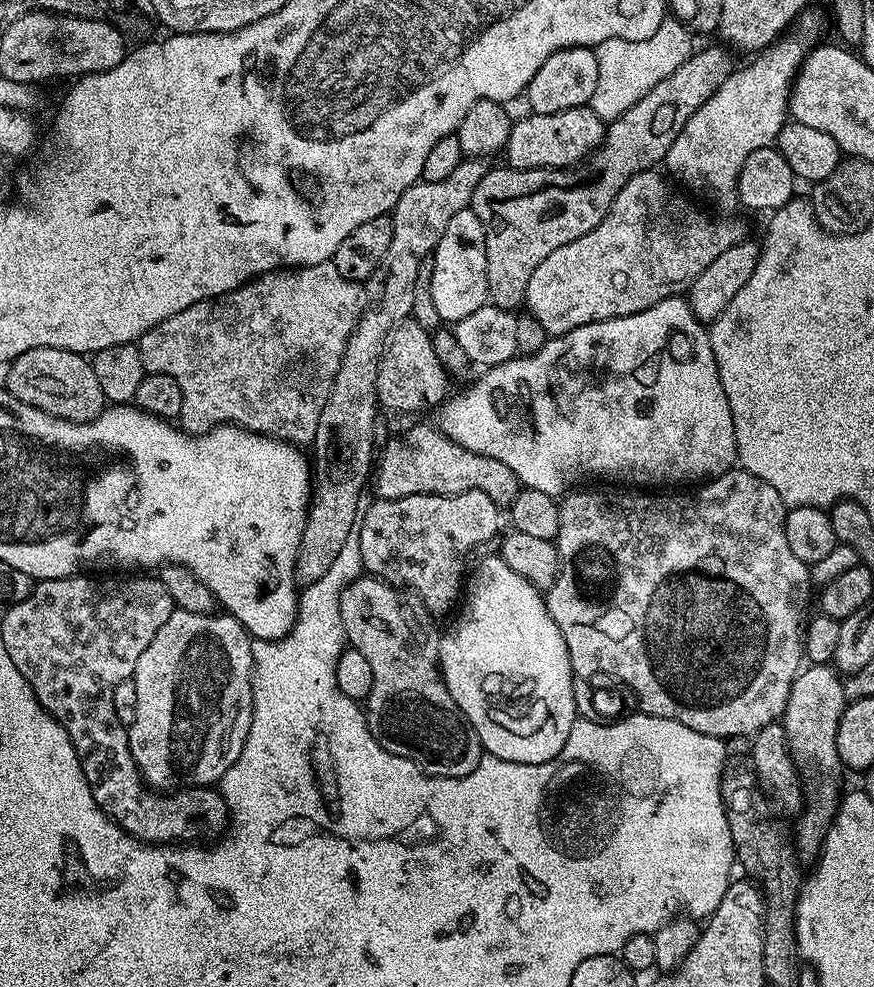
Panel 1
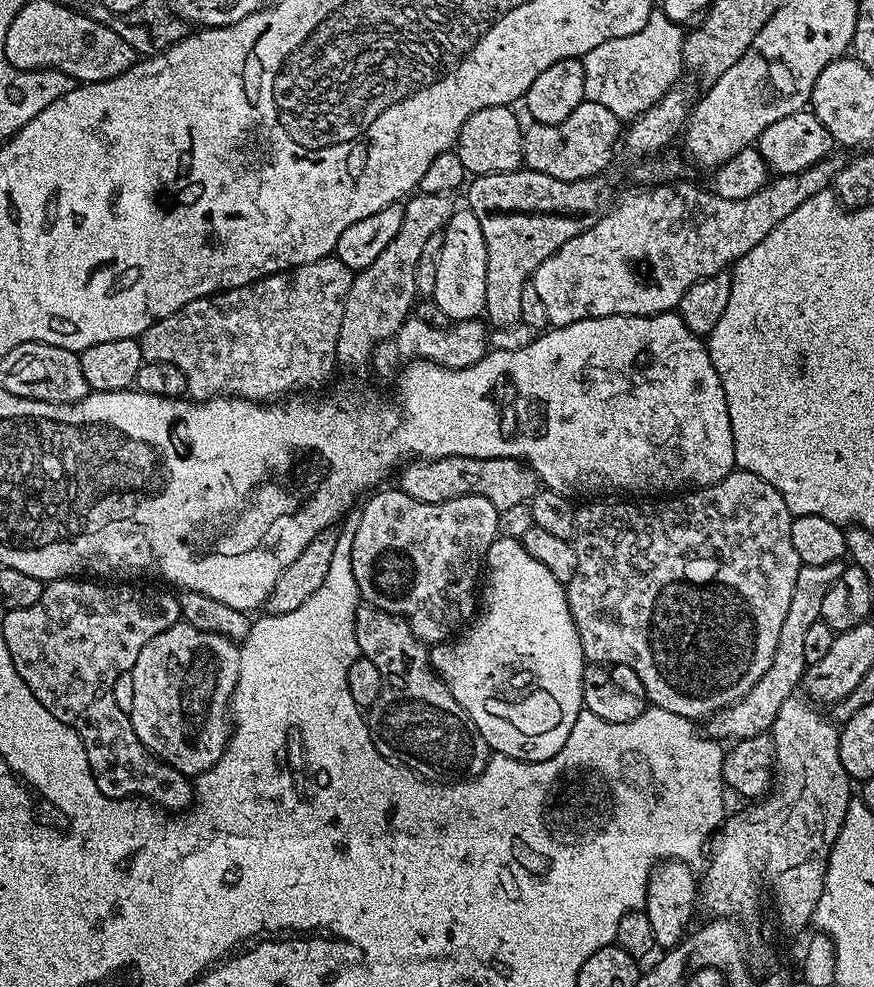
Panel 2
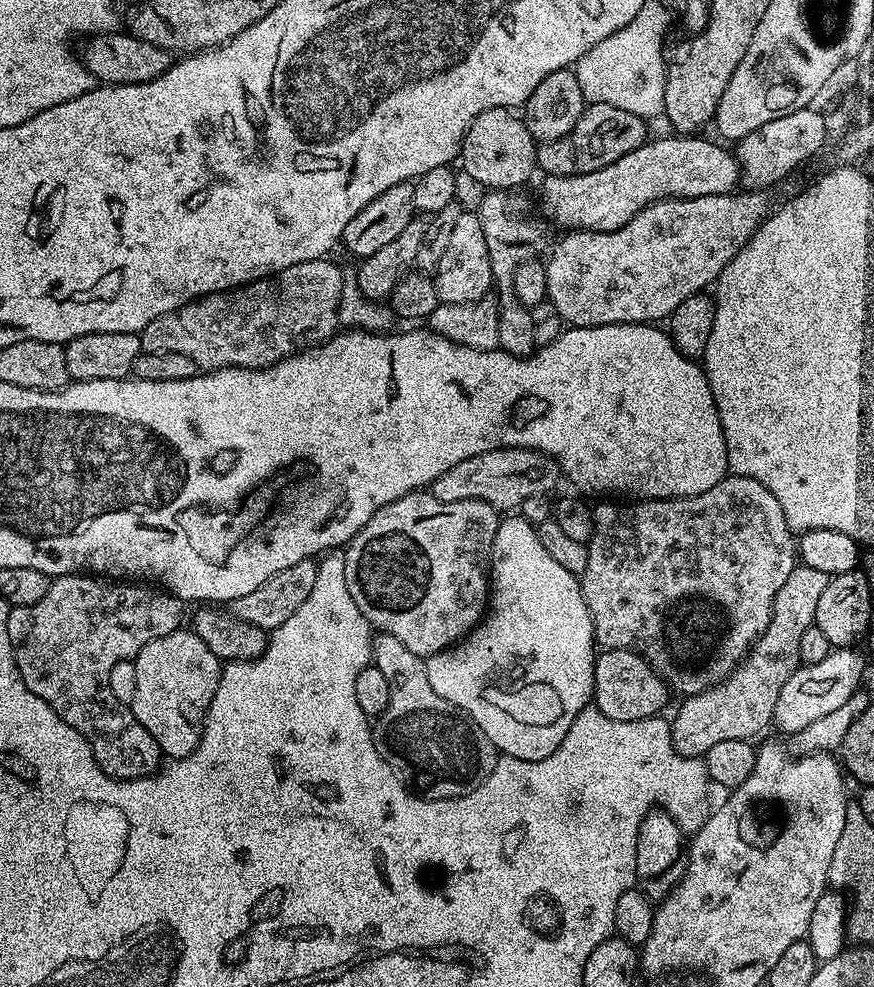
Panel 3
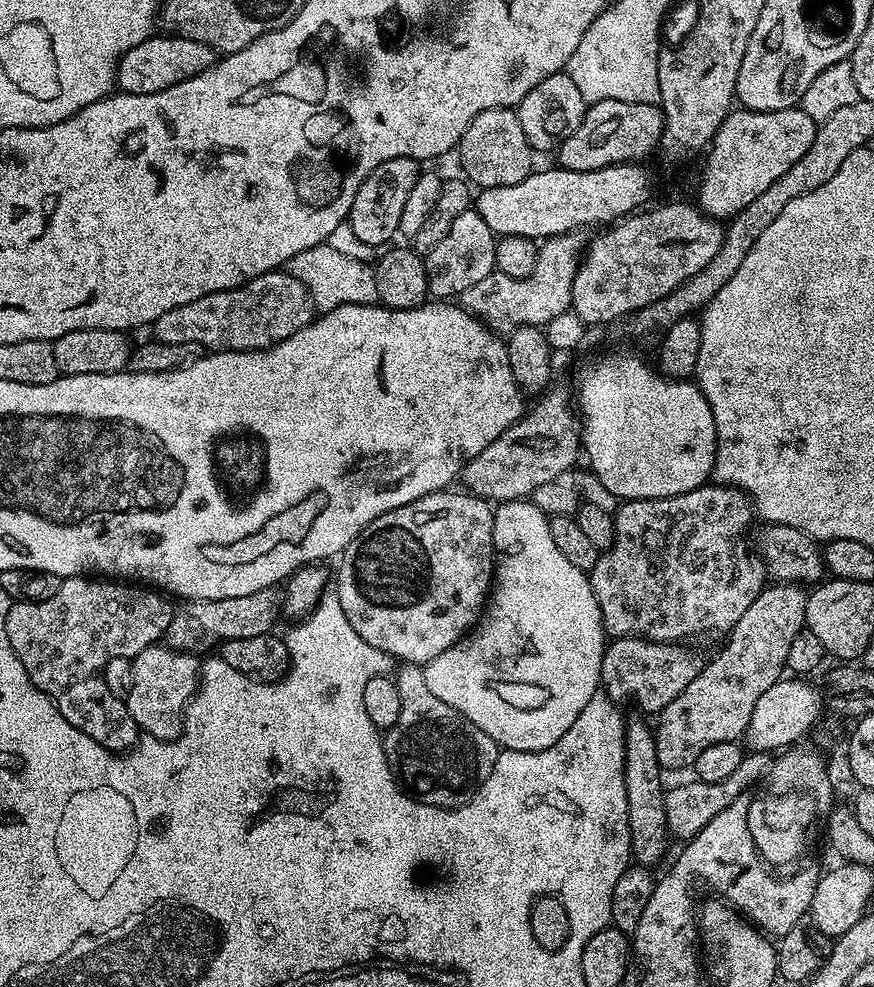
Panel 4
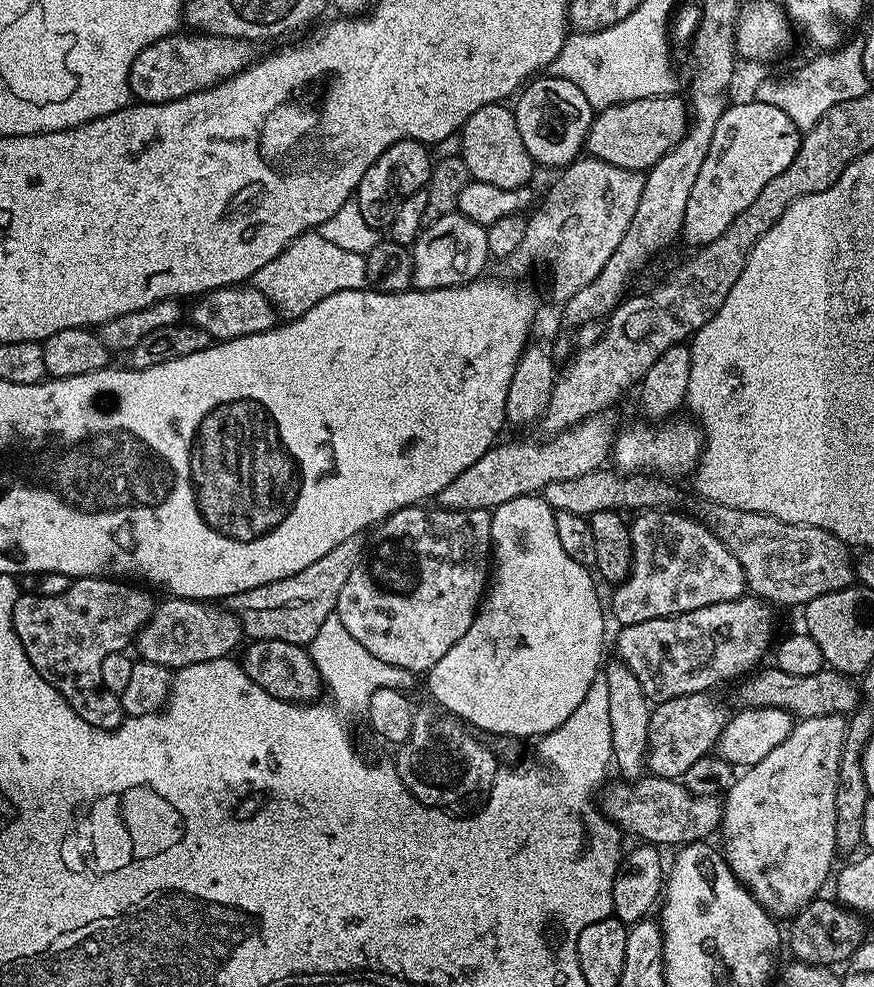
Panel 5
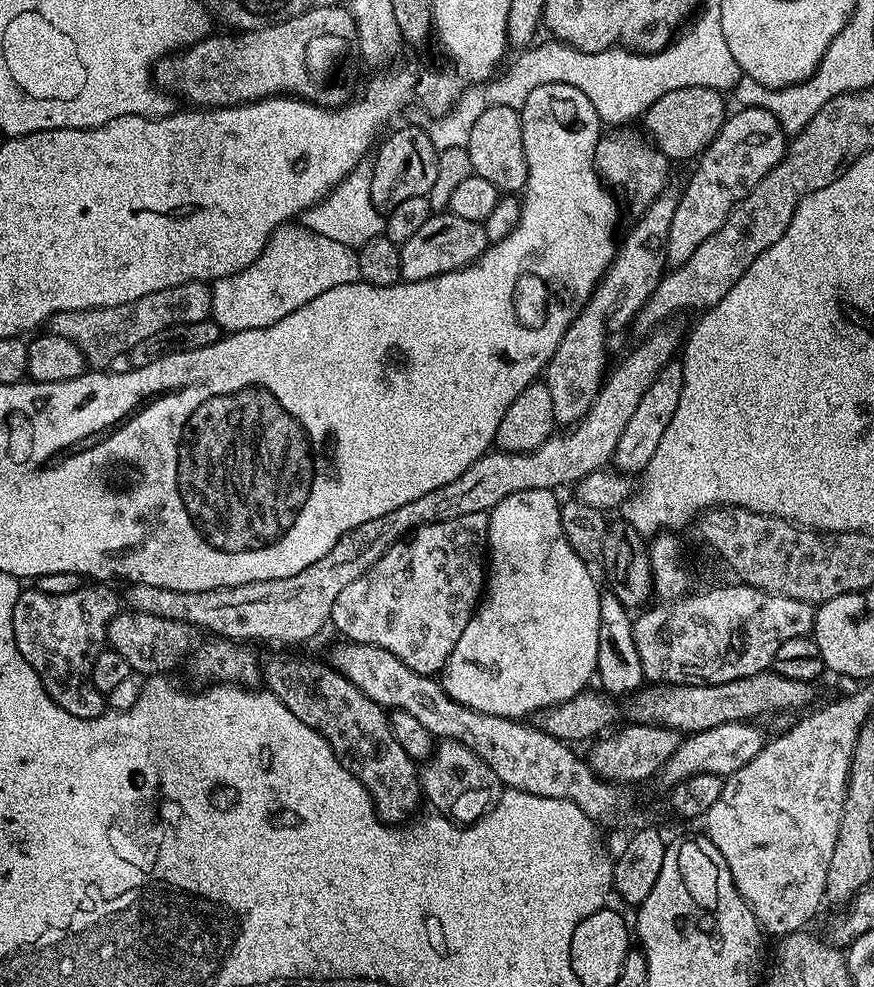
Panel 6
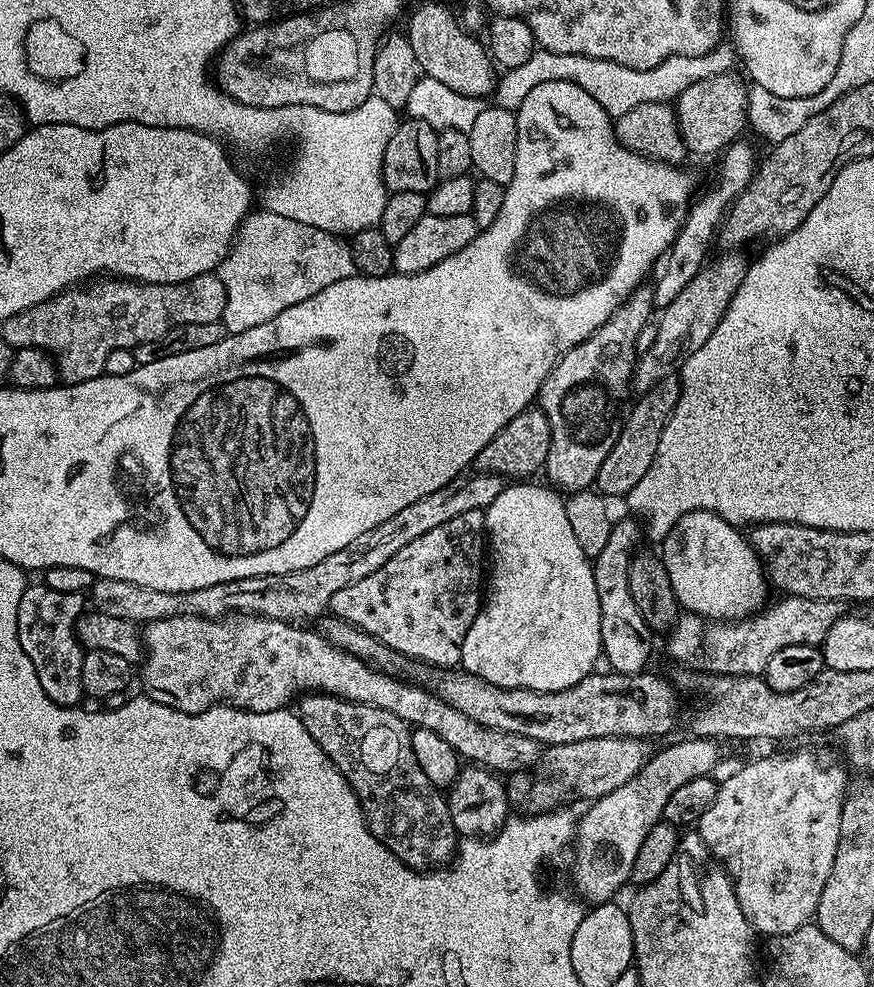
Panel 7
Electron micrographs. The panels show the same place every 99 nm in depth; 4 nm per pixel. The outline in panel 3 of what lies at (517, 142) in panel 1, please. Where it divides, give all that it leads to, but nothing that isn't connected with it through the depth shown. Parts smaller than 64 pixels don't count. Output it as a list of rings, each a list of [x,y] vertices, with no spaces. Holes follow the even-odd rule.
[[[588,104],[584,113],[574,122],[574,126],[562,138],[543,141],[536,150],[536,166],[545,177],[573,176],[590,174],[618,162],[622,154],[638,150],[649,139],[650,133],[645,117],[630,114],[630,110],[618,110],[618,106],[609,104]]]

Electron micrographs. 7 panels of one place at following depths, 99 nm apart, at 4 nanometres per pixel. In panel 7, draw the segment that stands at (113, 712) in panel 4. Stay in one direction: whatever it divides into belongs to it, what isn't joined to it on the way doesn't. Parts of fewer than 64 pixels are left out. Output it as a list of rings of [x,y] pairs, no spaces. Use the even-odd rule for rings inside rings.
[[[42,582],[29,583],[22,594],[22,602],[18,602],[18,642],[26,658],[34,662],[34,670],[38,674],[38,682],[42,682],[42,690],[46,690],[46,698],[64,708],[75,708],[85,699],[82,686],[85,649],[76,638],[76,623],[85,611],[85,593],[65,594],[50,590],[50,586]]]

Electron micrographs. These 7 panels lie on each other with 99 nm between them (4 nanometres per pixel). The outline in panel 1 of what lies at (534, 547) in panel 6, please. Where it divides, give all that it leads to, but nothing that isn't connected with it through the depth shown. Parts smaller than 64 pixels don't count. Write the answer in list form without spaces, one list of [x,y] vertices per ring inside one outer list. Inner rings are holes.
[[[492,555],[477,563],[472,569],[462,588],[462,603],[459,605],[459,608],[461,607],[460,621],[440,637],[440,675],[445,686],[450,690],[454,702],[460,707],[462,714],[478,734],[480,747],[487,755],[497,756],[506,762],[545,764],[550,762],[550,758],[554,758],[560,753],[562,746],[566,746],[566,738],[570,738],[570,726],[574,726],[574,722],[578,719],[574,690],[572,689],[574,673],[570,666],[570,654],[566,650],[566,638],[562,638],[562,630],[558,630],[554,618],[550,618],[548,601],[542,595],[541,589],[534,587],[526,578],[522,578],[522,574],[510,570],[510,566],[506,566],[506,562],[501,556]]]

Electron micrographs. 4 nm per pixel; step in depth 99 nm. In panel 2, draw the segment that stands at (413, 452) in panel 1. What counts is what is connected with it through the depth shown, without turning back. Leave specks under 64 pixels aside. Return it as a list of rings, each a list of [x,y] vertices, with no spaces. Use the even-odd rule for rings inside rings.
[[[447,456],[437,460],[413,459],[399,469],[398,487],[418,502],[441,504],[463,496],[481,496],[495,508],[504,509],[519,504],[528,504],[541,491],[536,472],[520,460],[510,458],[466,458]]]

